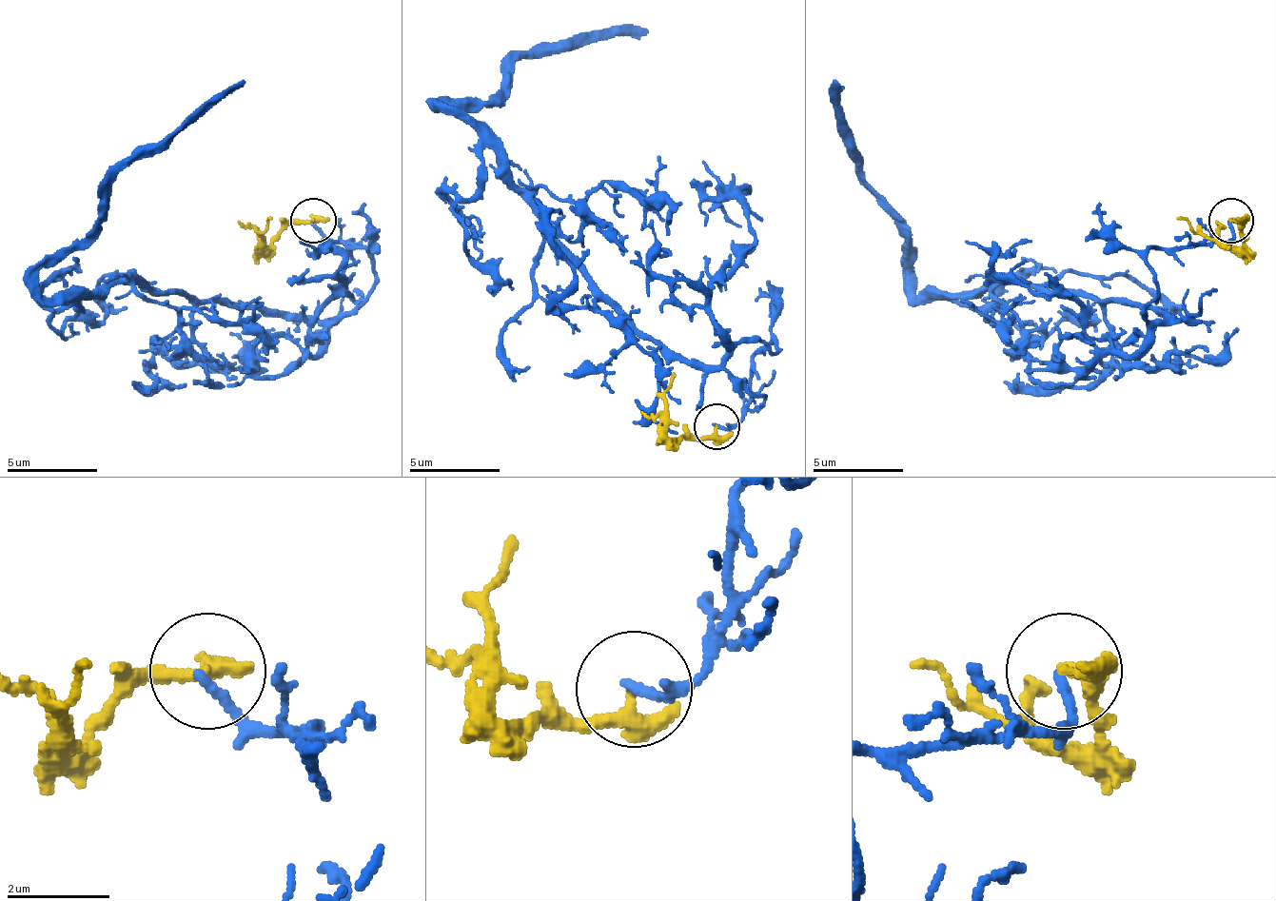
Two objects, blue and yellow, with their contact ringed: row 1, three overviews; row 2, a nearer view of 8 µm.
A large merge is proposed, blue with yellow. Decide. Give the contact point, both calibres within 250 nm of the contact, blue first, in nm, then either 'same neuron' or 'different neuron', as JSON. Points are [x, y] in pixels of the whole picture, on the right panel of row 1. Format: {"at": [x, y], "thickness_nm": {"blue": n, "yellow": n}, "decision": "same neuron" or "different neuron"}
{"at": [1230, 221], "thickness_nm": {"blue": 190, "yellow": 260}, "decision": "different neuron"}

